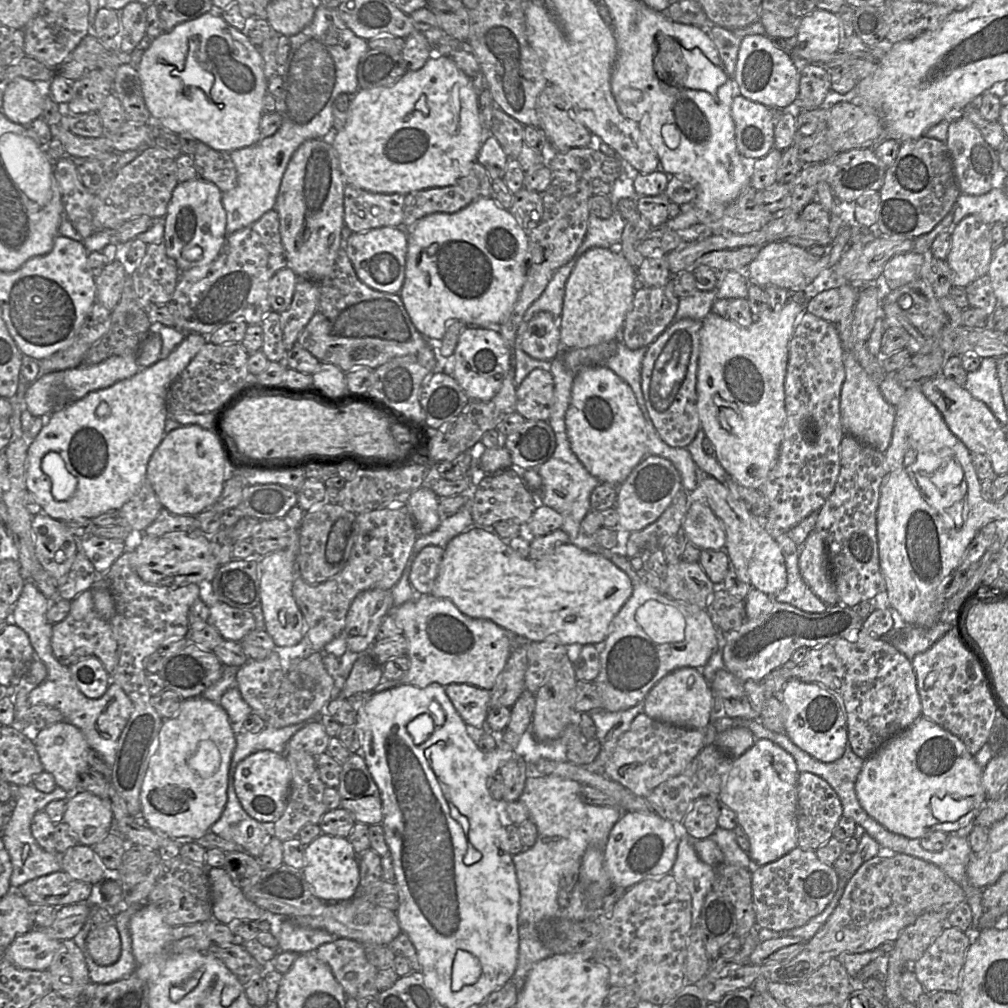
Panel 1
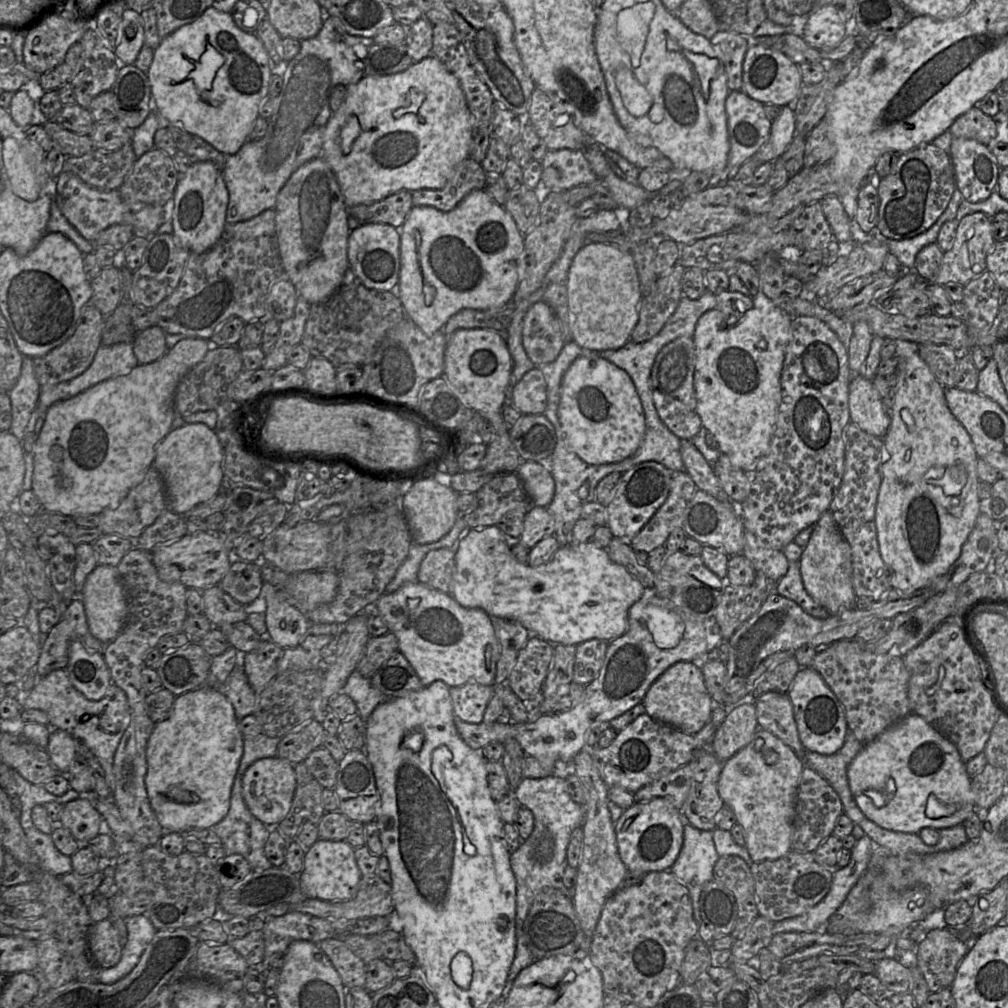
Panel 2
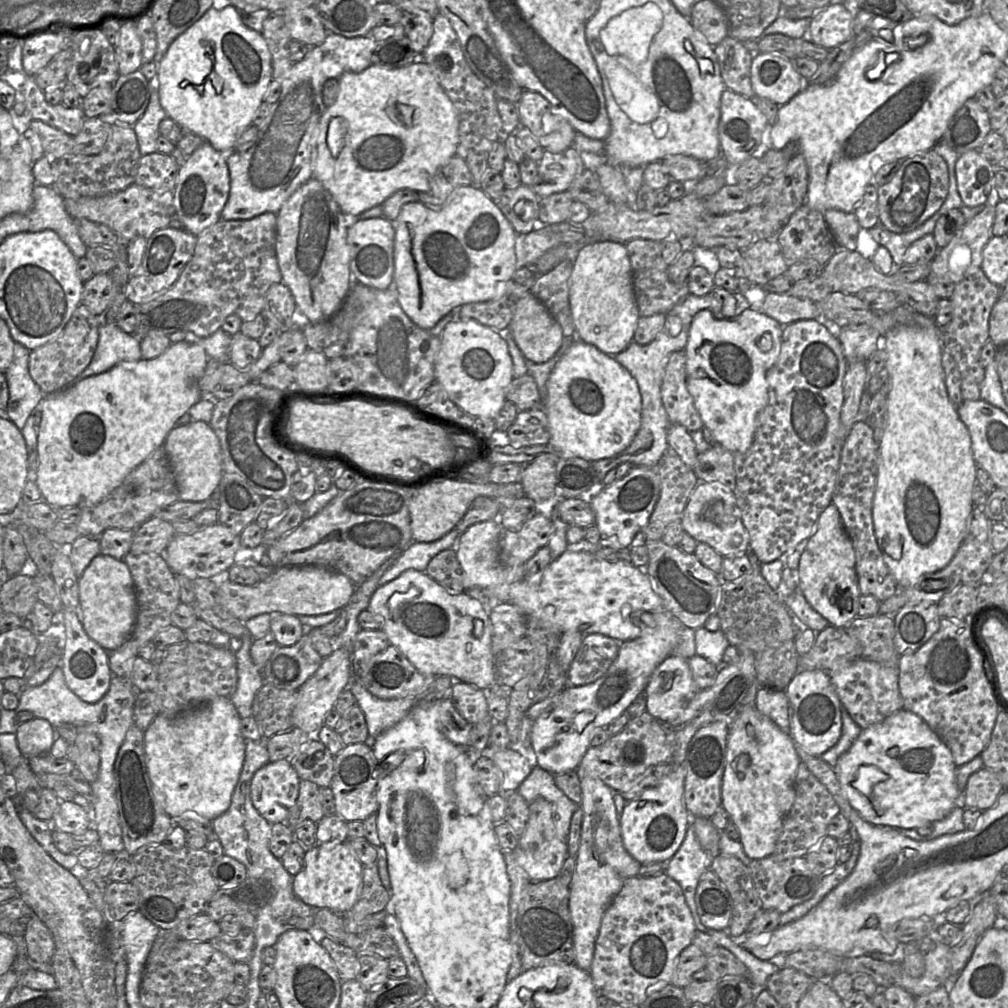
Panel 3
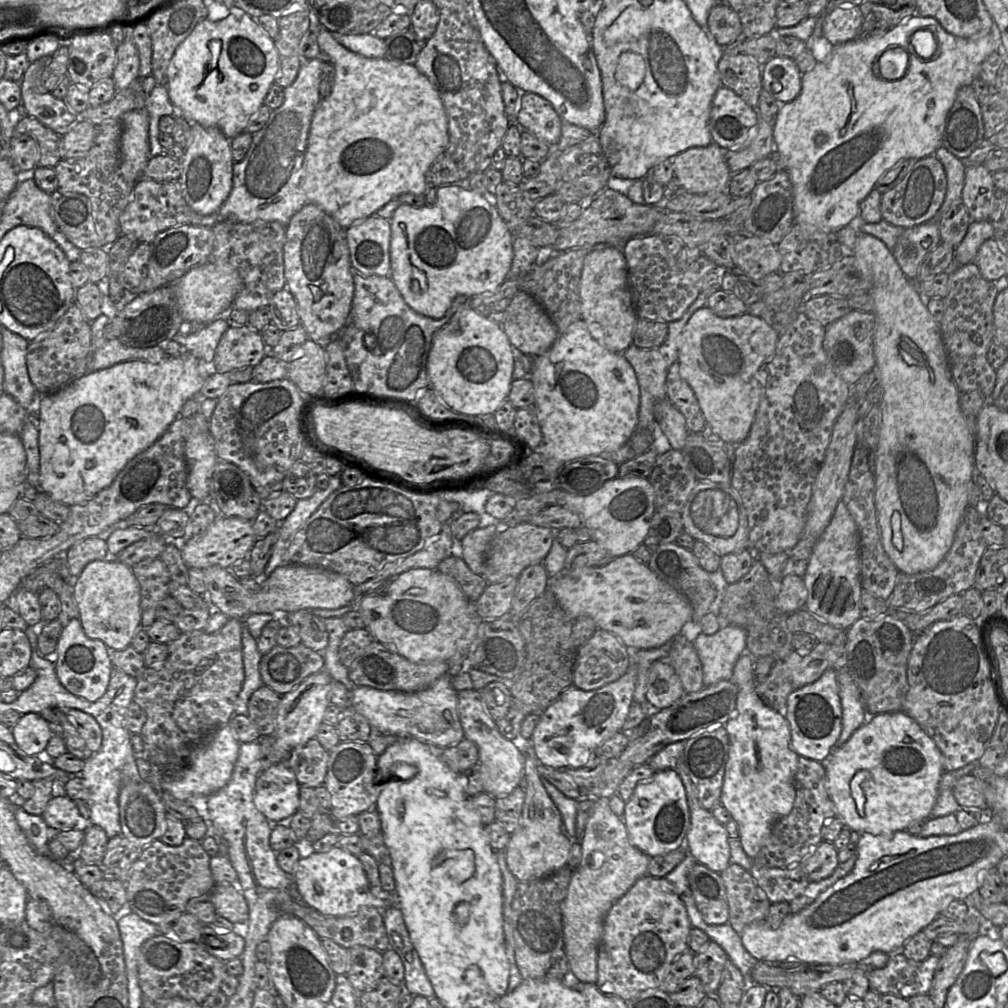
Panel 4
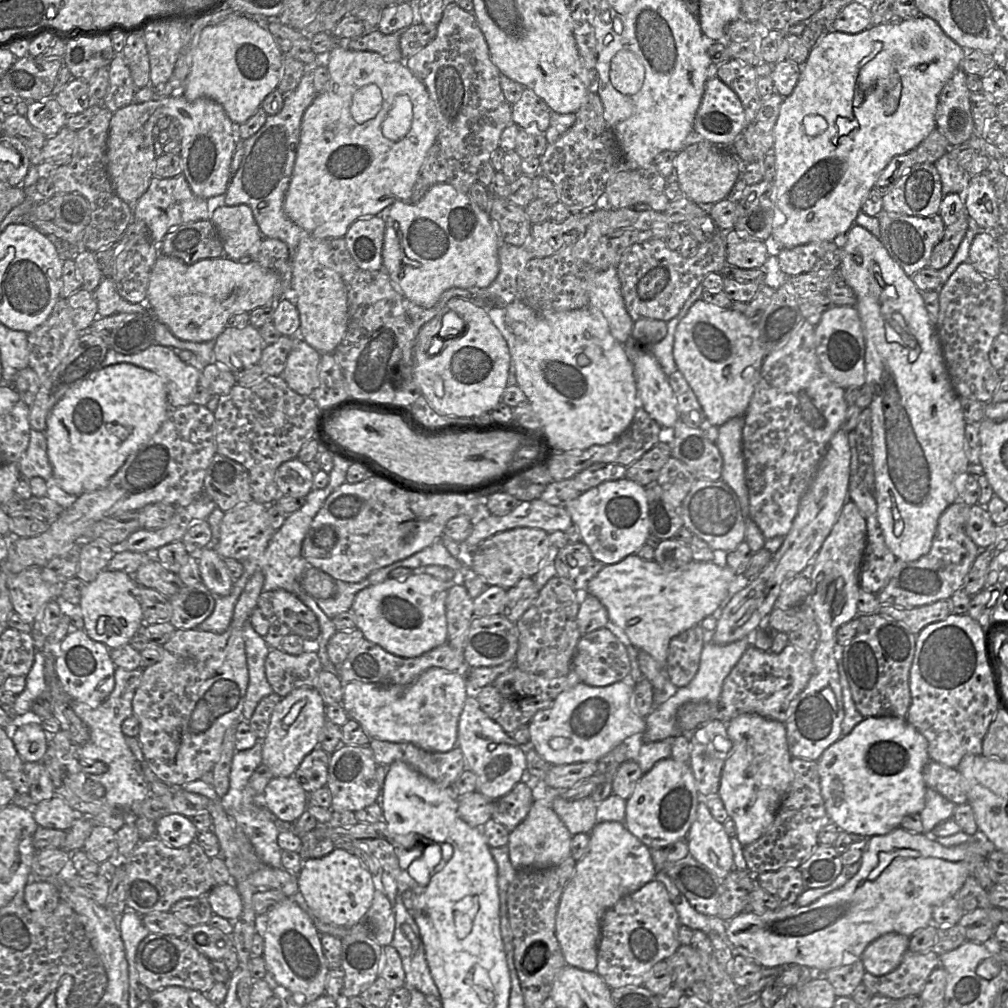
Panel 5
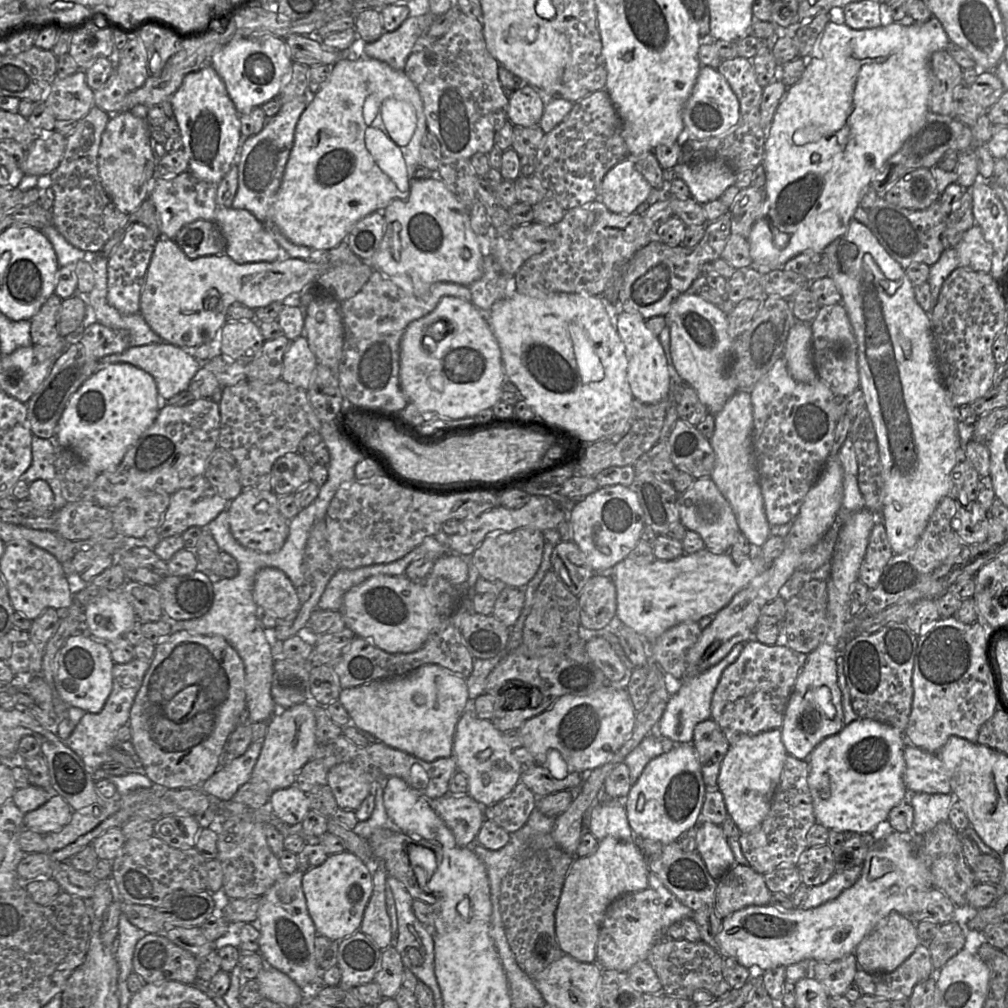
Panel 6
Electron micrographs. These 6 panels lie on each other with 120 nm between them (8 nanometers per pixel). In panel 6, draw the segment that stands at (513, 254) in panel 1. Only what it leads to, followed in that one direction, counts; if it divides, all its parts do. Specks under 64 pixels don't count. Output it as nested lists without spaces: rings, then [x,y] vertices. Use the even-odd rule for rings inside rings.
[[[439,177],[429,179],[411,180],[410,194],[407,199],[394,199],[385,210],[385,233],[380,247],[375,255],[365,264],[372,269],[377,269],[385,276],[408,276],[413,294],[417,297],[428,295],[431,286],[437,282],[452,282],[469,286],[483,275],[483,235],[477,235],[470,225],[470,209],[463,206],[454,194],[446,187]],[[394,221],[399,221],[401,231],[399,233],[400,250],[393,251],[393,226]]]

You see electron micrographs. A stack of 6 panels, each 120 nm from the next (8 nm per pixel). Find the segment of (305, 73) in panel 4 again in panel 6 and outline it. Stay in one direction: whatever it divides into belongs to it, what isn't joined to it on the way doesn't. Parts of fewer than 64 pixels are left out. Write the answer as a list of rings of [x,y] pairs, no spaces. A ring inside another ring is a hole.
[[[305,94],[282,105],[279,112],[266,120],[264,128],[243,142],[242,154],[238,163],[238,189],[232,202],[235,209],[251,212],[270,232],[289,258],[308,259],[313,254],[308,247],[294,244],[288,240],[268,217],[282,183],[284,170],[294,144],[295,129],[300,116],[307,108]]]

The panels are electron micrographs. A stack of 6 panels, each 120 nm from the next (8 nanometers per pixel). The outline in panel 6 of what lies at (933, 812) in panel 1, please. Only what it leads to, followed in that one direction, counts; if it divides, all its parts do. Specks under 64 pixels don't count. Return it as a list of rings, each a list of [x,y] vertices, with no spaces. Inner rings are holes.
[[[860,718],[844,726],[839,733],[822,740],[807,758],[808,787],[816,822],[828,830],[867,834],[874,832],[879,824],[887,821],[891,809],[910,795],[903,780],[906,744],[904,734],[897,729]]]

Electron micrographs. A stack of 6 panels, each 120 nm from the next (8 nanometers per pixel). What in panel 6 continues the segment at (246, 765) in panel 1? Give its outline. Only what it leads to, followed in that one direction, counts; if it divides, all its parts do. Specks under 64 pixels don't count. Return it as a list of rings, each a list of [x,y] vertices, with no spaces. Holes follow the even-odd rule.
[[[296,785],[272,792],[269,807],[276,816],[290,825],[300,824],[310,810],[307,793]]]

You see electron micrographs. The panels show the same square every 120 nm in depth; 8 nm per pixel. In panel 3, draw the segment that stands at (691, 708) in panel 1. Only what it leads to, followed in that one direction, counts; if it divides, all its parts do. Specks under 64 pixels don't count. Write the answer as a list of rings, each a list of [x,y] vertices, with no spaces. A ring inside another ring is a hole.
[[[668,656],[652,673],[644,690],[647,712],[674,728],[680,728],[688,704],[699,690],[688,659]]]

